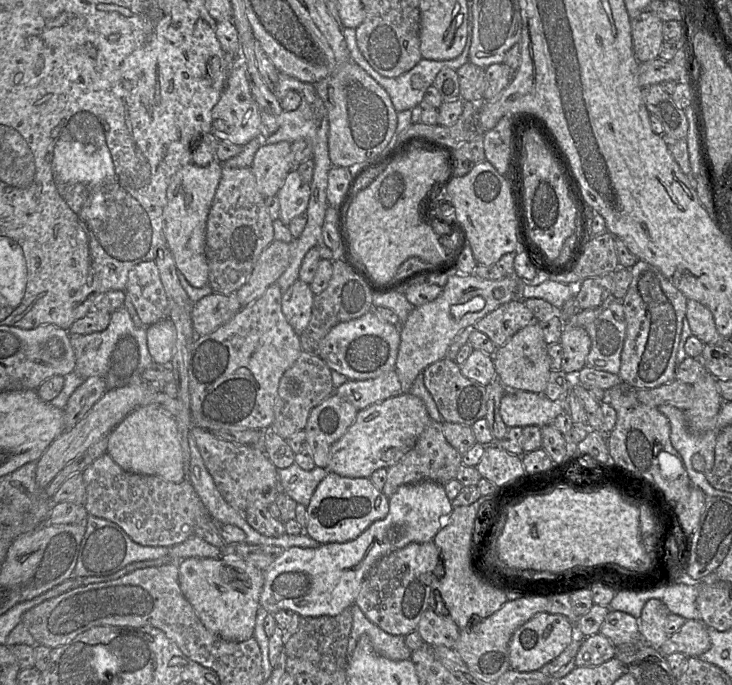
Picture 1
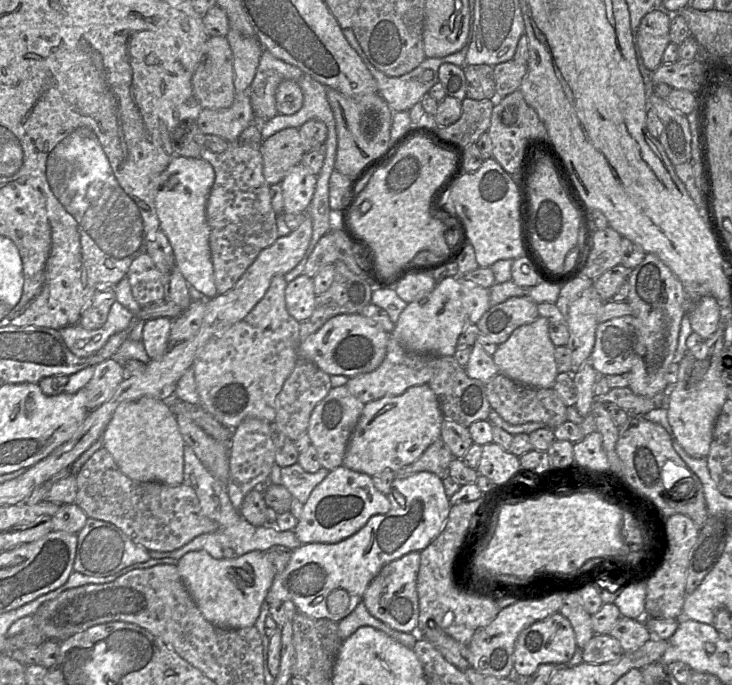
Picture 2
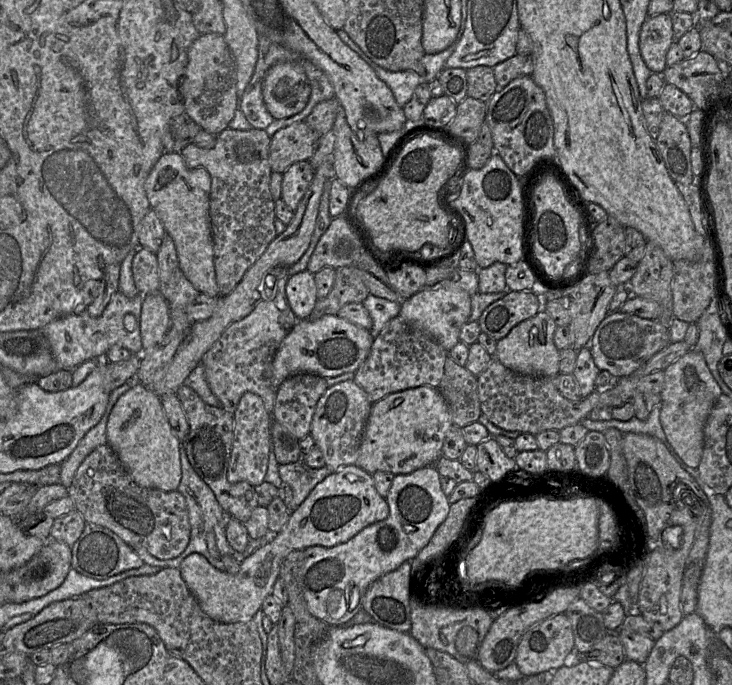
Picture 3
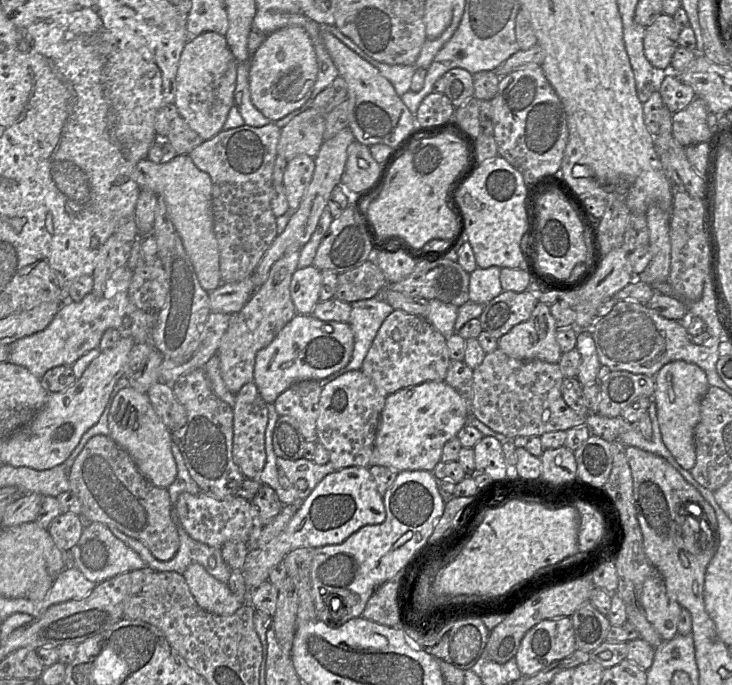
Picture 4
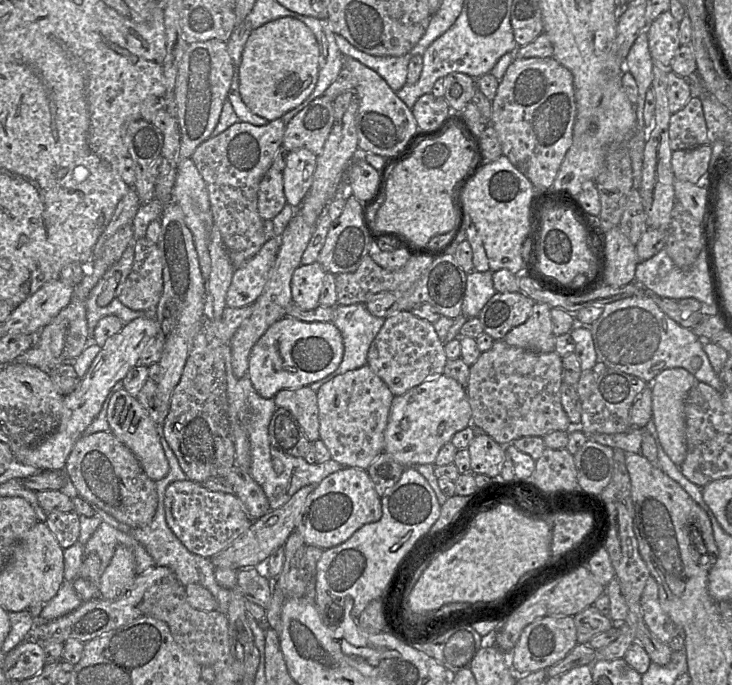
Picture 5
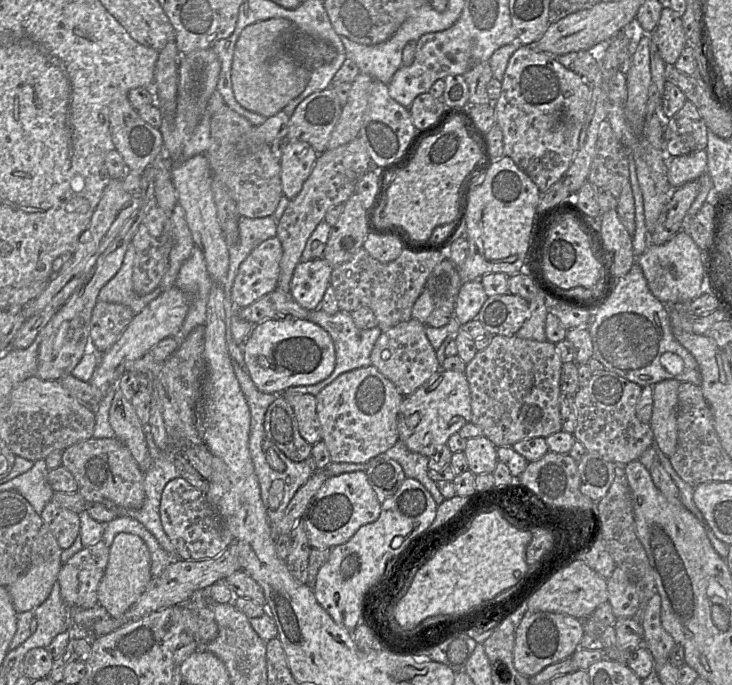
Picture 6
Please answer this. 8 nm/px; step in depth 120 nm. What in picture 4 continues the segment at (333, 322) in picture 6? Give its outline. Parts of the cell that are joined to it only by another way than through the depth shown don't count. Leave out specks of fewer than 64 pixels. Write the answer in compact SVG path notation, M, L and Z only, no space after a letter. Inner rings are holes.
M381 297L349 303L351 313L349 326L354 336L354 348L349 363L334 374L318 380L324 388L328 383L350 372L361 370L363 361L384 320L394 311L394 308Z

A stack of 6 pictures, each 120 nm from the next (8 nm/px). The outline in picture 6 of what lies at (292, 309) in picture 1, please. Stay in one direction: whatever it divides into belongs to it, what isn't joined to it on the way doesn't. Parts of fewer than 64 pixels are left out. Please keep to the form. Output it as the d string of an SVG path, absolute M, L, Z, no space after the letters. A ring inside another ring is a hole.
M322 257L300 262L293 273L290 294L304 309L315 311L329 286L333 267Z

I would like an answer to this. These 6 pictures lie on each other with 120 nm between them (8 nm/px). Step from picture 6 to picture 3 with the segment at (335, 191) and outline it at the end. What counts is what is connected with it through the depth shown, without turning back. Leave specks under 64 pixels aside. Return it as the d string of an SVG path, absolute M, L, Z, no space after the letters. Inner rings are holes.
M279 265L270 271L265 280L262 297L253 311L240 321L231 324L203 356L201 364L205 369L205 376L212 393L218 398L220 407L234 414L241 397L251 392L258 395L268 413L272 415L277 396L277 387L272 385L272 362L284 338L290 333L298 318L291 310L286 297L286 285L289 280L289 267Z

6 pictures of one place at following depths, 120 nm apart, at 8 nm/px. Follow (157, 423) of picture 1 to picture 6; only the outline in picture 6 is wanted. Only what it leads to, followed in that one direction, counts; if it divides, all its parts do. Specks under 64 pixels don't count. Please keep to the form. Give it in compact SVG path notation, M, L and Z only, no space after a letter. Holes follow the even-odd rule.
M118 386L109 410L109 423L116 438L129 449L140 470L146 472L151 466L151 458L144 432L145 426Z

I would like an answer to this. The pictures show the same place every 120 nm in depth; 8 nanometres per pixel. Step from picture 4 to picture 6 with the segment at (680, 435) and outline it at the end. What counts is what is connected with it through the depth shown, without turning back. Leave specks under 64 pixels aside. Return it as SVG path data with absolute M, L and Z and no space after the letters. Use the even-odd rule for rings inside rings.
M666 379L653 384L653 409L650 427L660 450L671 457L677 448L677 403L681 382Z

